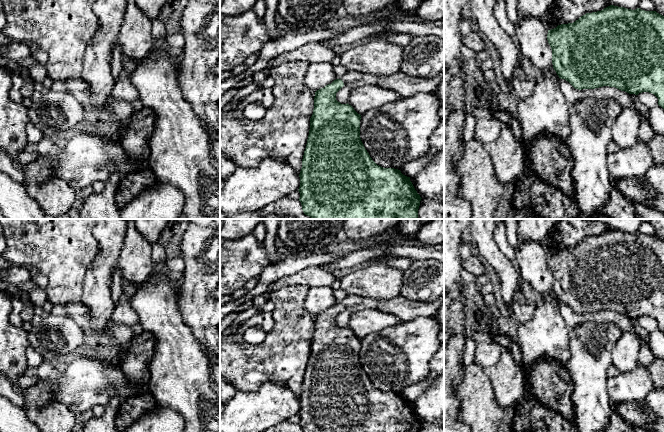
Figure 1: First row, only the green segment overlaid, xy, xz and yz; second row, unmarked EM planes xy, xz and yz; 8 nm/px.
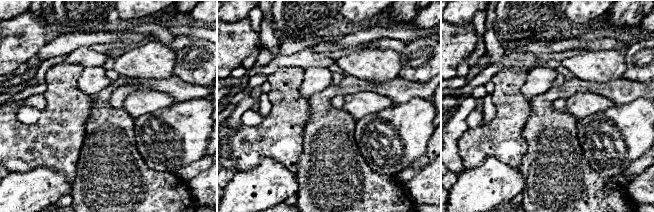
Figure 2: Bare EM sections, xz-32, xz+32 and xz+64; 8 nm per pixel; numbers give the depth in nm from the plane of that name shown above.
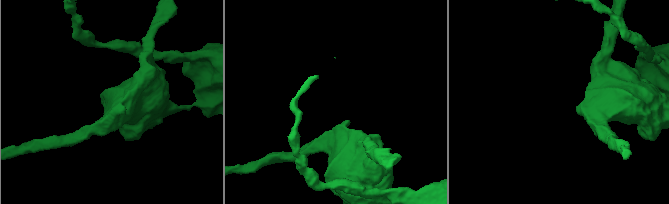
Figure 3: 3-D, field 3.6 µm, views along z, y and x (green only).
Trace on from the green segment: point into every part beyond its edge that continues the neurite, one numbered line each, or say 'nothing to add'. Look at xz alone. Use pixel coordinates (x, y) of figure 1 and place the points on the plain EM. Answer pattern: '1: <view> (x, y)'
1: xz (403, 308)

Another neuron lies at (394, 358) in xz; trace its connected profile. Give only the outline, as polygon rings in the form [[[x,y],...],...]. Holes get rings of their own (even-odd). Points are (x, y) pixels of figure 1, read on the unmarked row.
[[[420,316],[361,338],[360,362],[372,384],[383,392],[400,394],[408,386],[425,380],[440,346],[440,331],[435,317]]]

